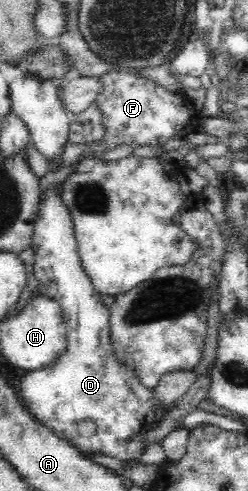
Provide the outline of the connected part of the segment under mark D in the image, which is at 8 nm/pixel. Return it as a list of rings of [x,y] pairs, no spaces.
[[[51,185],[42,190],[37,219],[33,223],[31,248],[35,253],[32,268],[39,281],[41,296],[52,297],[62,309],[67,345],[50,364],[25,373],[19,380],[20,394],[25,407],[37,421],[52,429],[59,437],[71,442],[88,457],[107,455],[119,461],[141,459],[145,453],[149,431],[157,425],[157,414],[161,408],[152,389],[143,385],[124,365],[119,365],[112,356],[109,342],[109,308],[103,304],[101,294],[97,293],[90,278],[85,274],[77,253],[77,243],[68,206],[64,203],[60,185]]]

